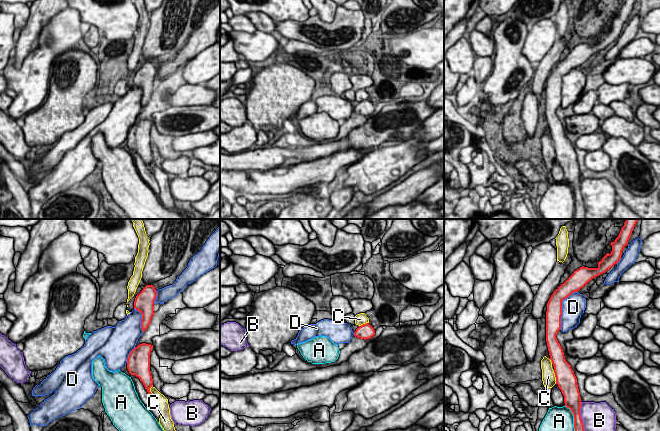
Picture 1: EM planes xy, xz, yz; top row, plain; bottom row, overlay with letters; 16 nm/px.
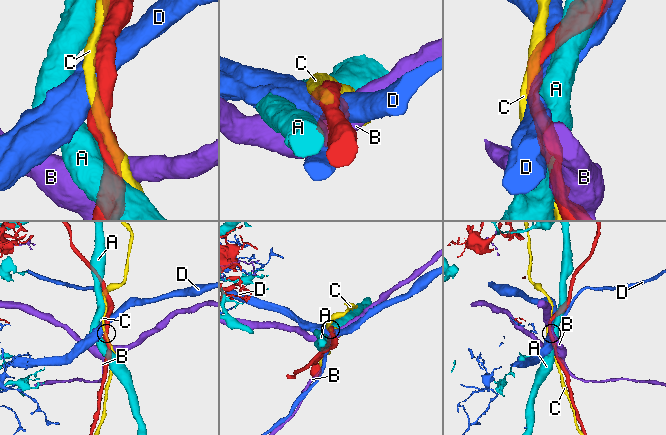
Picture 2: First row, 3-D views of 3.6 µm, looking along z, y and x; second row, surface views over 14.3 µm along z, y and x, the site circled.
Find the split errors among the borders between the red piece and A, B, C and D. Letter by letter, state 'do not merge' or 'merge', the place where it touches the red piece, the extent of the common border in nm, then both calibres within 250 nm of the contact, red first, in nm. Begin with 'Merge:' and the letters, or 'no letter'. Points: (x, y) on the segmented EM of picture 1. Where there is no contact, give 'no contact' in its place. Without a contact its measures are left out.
Merge: C
A: do not merge; meets red in yz at (574, 418); contact 440 nm long; 220 nm thick on the red side, 380 nm on the other
B: do not merge; meets red in yz at (580, 416); contact 460 nm long; 220 nm thick on the red side, 440 nm on the other
C: merge; meets red in yz at (555, 376); contact 220 nm long; 320 nm thick on the red side, 220 nm on the other
D: do not merge; meets red in yz at (561, 308); contact 700 nm long; 260 nm thick on the red side, 360 nm on the other

